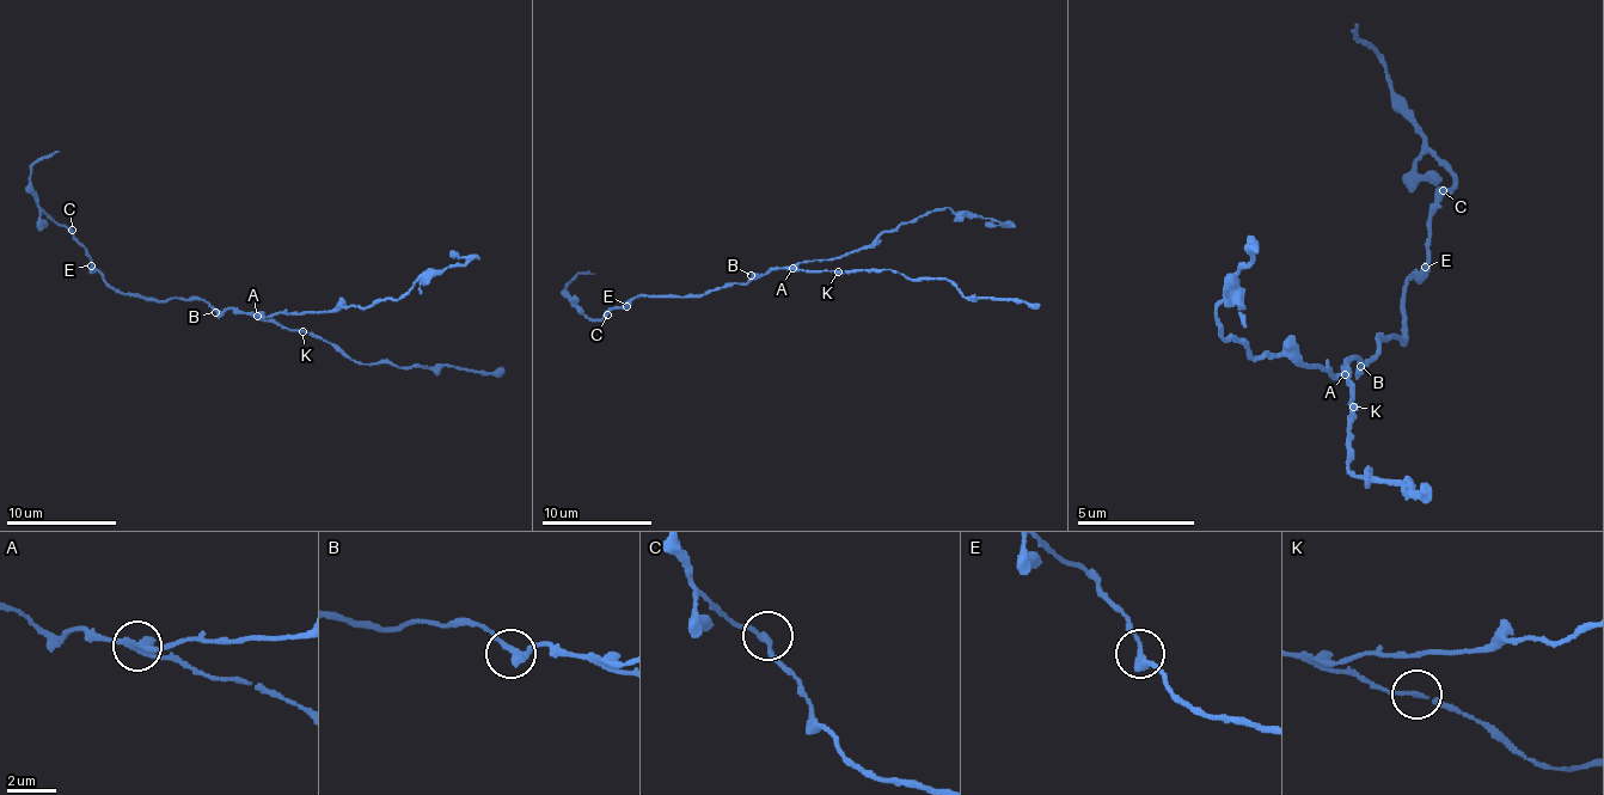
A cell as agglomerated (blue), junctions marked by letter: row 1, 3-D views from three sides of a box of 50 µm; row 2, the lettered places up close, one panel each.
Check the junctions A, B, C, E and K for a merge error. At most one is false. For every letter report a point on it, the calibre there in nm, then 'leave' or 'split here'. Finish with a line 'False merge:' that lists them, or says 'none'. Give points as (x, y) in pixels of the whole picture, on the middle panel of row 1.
A: place (793, 268); calibre 240 nm; split here
B: place (751, 275); calibre 280 nm; leave
C: place (607, 315); calibre 280 nm; leave
E: place (626, 306); calibre 280 nm; leave
K: place (838, 271); calibre 150 nm; leave
False merge: A

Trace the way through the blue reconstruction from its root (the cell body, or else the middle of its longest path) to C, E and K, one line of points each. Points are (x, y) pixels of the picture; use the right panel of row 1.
C: (1366, 360), (1384, 337), (1402, 343), (1408, 337), (1402, 285), (1425, 261), (1425, 220), (1443, 190)
E: (1366, 360), (1384, 337), (1396, 337), (1402, 343), (1408, 337), (1402, 291), (1425, 267)
K: (1366, 360), (1360, 366), (1354, 360), (1344, 366), (1350, 378), (1350, 402), (1354, 408)

